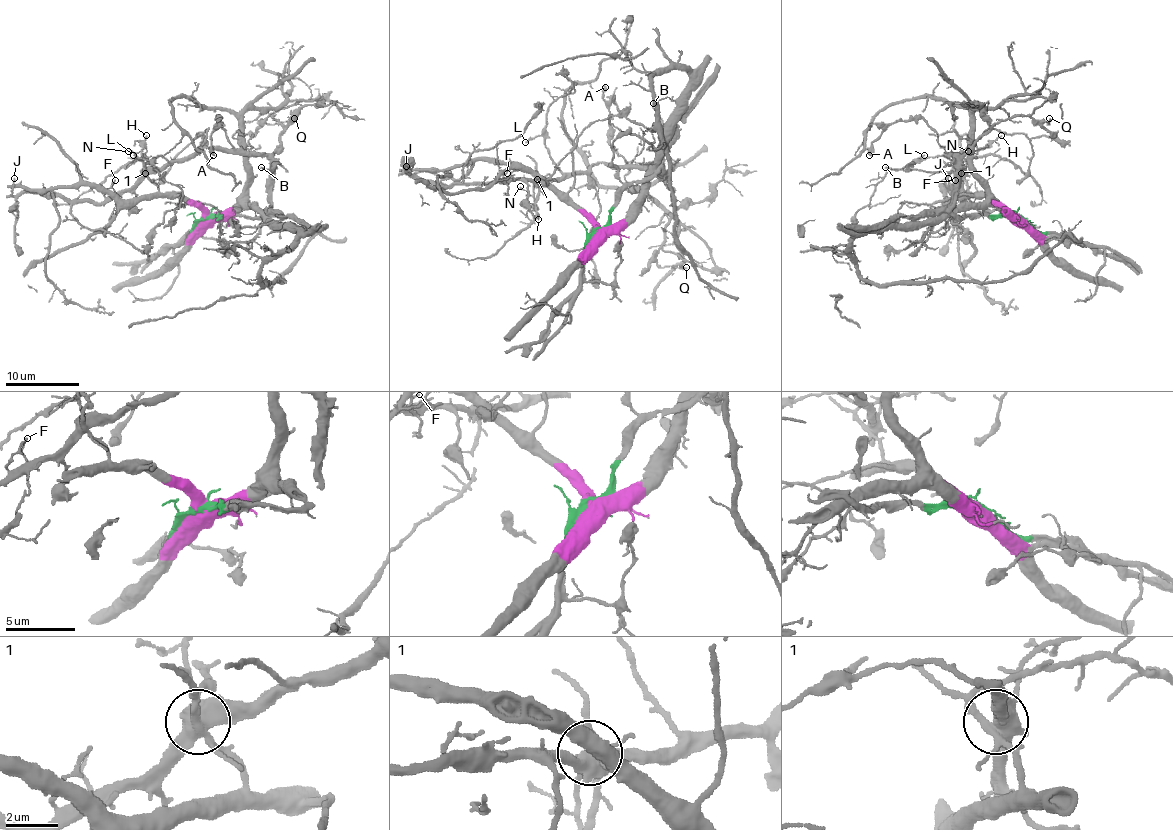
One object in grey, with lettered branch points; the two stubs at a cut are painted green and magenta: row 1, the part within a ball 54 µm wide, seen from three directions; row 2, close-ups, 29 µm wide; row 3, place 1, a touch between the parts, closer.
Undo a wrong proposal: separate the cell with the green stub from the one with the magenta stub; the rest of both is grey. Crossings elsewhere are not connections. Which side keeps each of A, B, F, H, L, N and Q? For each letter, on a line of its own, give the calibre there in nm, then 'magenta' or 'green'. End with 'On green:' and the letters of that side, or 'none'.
A: 460 nm thick; green
B: 110 nm thick; green
F: 120 nm thick; green
H: 140 nm thick; green
L: 150 nm thick; green
N: 130 nm thick; green
Q: 110 nm thick; green
On green: A, B, F, H, L, N, Q

